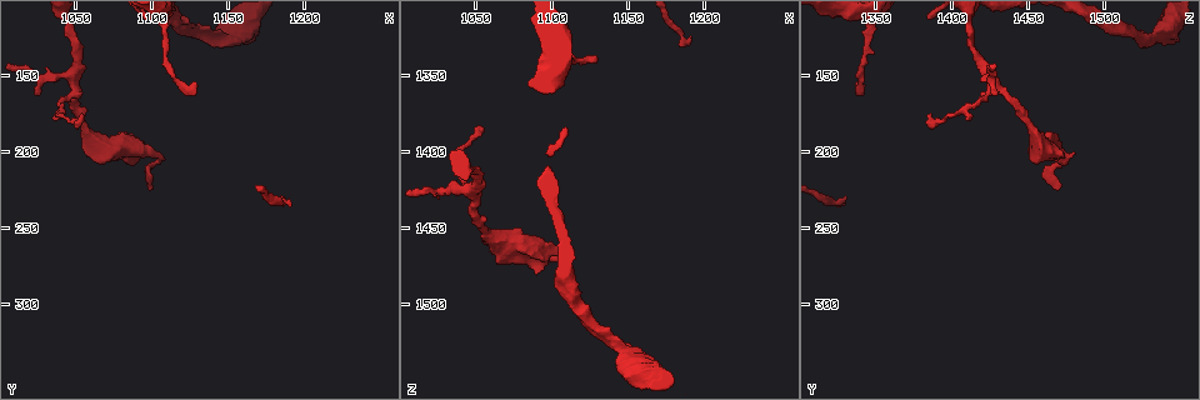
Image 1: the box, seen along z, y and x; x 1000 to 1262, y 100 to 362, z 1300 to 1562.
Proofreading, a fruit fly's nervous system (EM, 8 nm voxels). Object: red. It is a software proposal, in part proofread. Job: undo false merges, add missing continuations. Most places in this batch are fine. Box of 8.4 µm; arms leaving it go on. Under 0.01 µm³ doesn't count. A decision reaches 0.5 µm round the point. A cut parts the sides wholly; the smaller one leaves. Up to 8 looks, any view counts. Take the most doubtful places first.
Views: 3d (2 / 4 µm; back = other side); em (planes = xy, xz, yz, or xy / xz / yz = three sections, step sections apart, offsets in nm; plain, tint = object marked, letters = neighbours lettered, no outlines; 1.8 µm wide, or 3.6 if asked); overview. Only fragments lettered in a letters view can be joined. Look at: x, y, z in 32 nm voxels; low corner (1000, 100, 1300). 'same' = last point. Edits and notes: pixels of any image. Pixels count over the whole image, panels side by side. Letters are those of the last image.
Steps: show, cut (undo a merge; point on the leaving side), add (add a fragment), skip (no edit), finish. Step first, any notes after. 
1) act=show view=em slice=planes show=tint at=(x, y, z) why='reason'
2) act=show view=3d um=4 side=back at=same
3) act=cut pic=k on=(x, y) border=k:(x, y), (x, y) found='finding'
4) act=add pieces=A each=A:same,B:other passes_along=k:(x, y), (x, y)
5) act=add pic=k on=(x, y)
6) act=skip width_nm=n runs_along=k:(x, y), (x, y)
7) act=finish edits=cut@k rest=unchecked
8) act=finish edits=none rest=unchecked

act=show view=em slice=yz step=4 show=tint at=(1108, 122, 1348) why='side arm on a straight run'

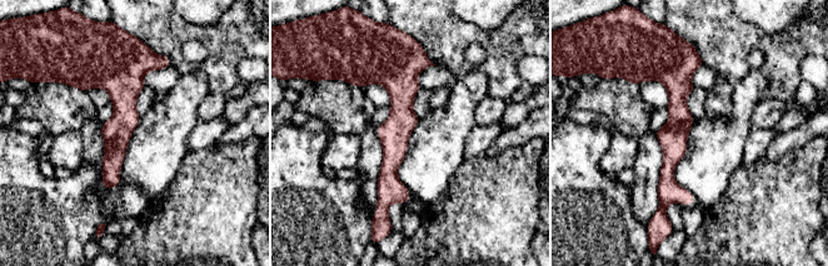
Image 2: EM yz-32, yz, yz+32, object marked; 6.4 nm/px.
act=show view=em slice=planes show=letters at=same

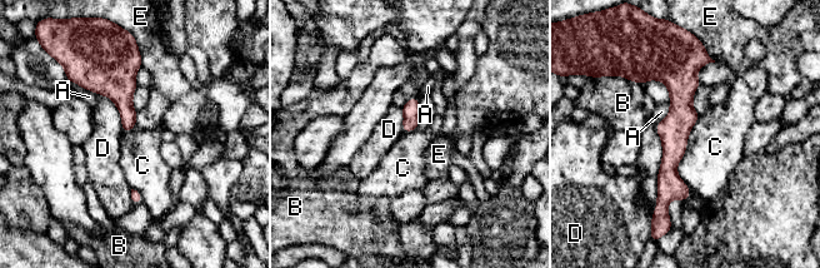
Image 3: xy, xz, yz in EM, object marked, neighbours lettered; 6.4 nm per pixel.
act=skip each=A:other,B:other,C:other,D:other,E:other border=3:(700, 115), (676, 167), (688, 187) found='continuous, no second cell'

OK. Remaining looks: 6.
act=show view=em slice=planes show=letters at=(1090, 202, 1480)

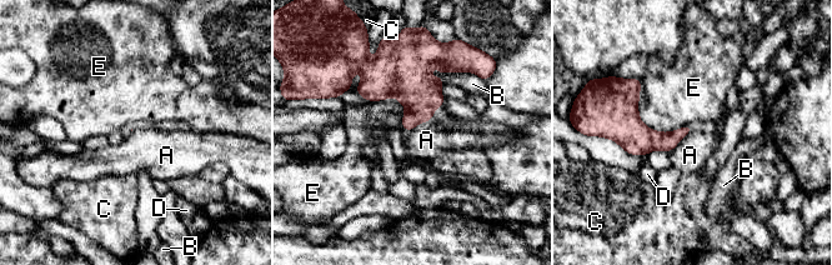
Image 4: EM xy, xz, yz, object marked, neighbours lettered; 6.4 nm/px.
act=skip each=A:other,B:other,C:other,D:other,E:other border=4:(692, 131), (686, 134), (670, 151) found='no lettered fragment goes on from it'

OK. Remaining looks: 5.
act=show view=3d um=2 at=(1148, 124, 1532) why='sudden change in width'

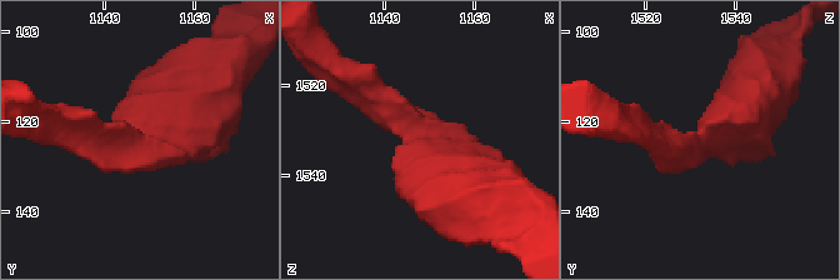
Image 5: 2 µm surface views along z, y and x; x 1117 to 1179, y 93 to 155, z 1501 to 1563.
act=show view=em slice=planes show=tint at=(1148, 124, 1532)

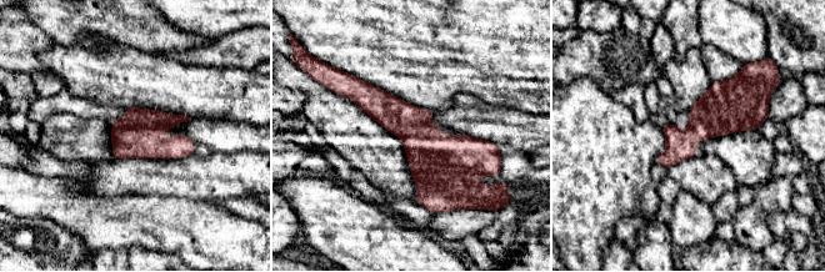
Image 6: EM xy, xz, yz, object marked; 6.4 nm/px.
act=show view=em slice=planes show=letters at=same

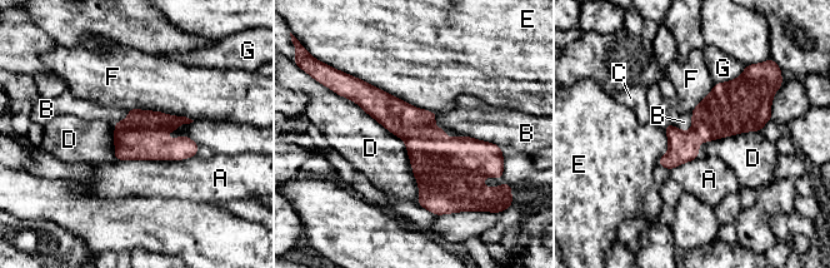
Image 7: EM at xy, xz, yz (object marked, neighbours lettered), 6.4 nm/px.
act=skip width_nm=280 longest_contact=D:900nm each=A:other,B:other,C:other,D:other,E:other,F:other,G:other found='continuous, no second cell'

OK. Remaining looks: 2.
act=show view=em slice=xz step=4 show=letters at=(1050, 152, 1426) why='four arms meet'

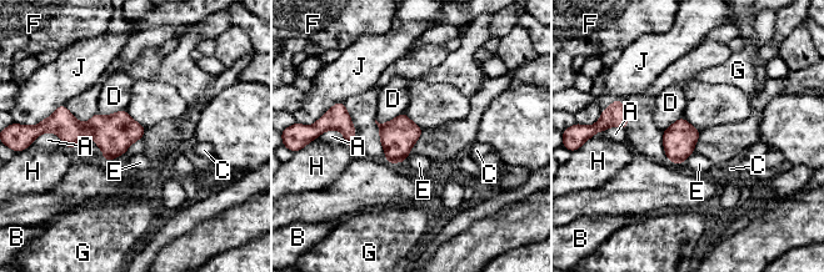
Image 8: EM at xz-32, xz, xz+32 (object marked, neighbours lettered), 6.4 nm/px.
act=show view=em slice=planes show=letters at=same why='another direction'

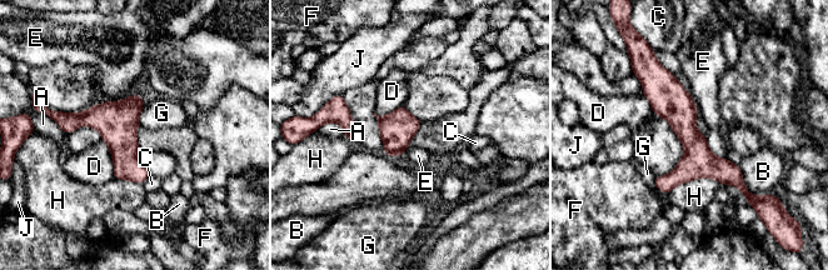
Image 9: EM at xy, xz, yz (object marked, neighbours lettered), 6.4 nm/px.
act=skip each=A:other,B:other,C:other,D:other,E:other,F:other,G:other,H:other,J:other runs_along=9:(652, 68), (694, 145), (741, 185) found='continuous, no second cell'

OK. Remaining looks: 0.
act=finish edits=none rest=unchecked

